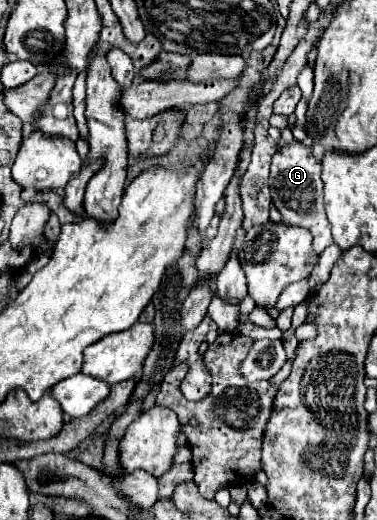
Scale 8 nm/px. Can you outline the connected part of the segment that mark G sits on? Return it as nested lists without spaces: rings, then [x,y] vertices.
[[[292,142],[276,152],[270,168],[270,190],[272,190],[272,202],[282,214],[282,222],[288,226],[300,226],[310,230],[310,234],[314,236],[312,248],[316,254],[320,254],[324,248],[332,244],[330,222],[326,218],[324,198],[322,198],[320,162],[314,158],[312,150],[306,144]]]

